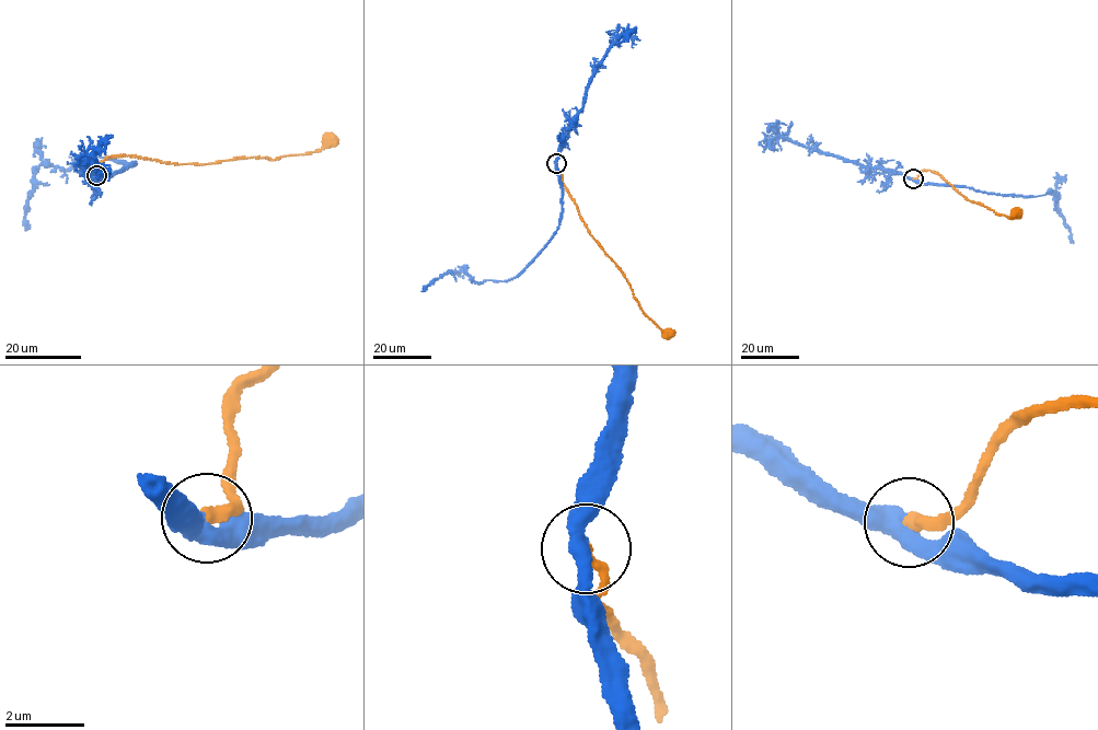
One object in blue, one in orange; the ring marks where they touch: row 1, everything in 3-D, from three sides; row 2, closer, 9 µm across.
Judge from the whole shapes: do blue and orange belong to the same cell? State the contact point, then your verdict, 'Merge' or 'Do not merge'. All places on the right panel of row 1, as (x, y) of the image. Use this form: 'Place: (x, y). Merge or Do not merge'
Place: (913, 178). Merge

